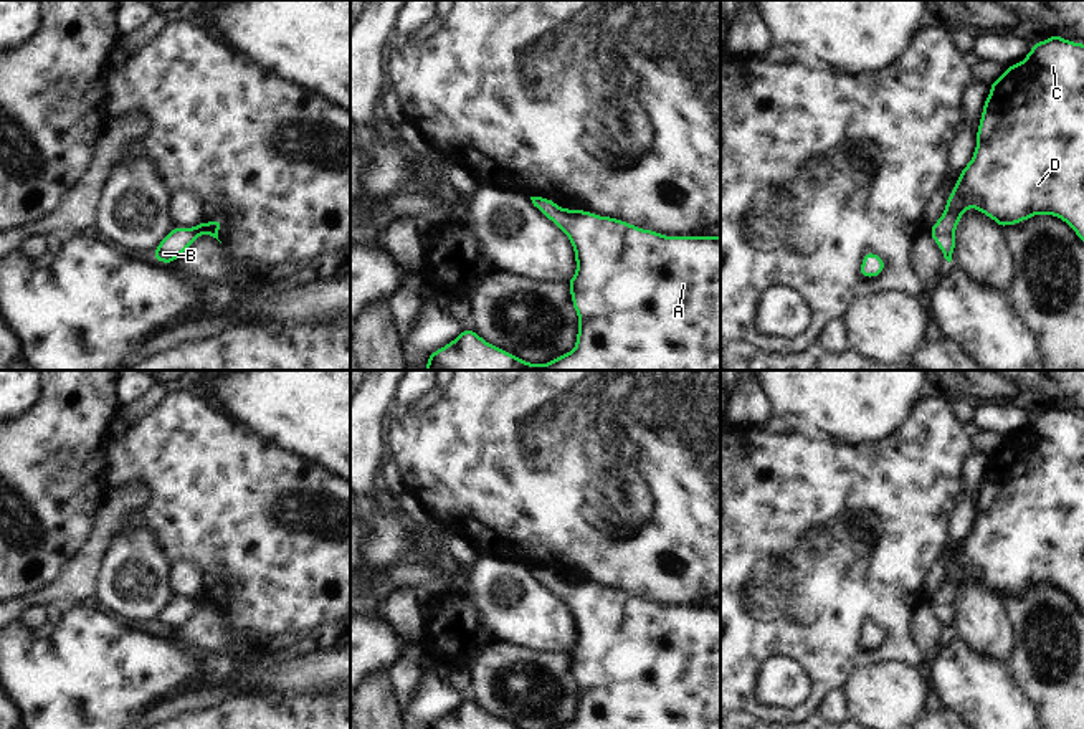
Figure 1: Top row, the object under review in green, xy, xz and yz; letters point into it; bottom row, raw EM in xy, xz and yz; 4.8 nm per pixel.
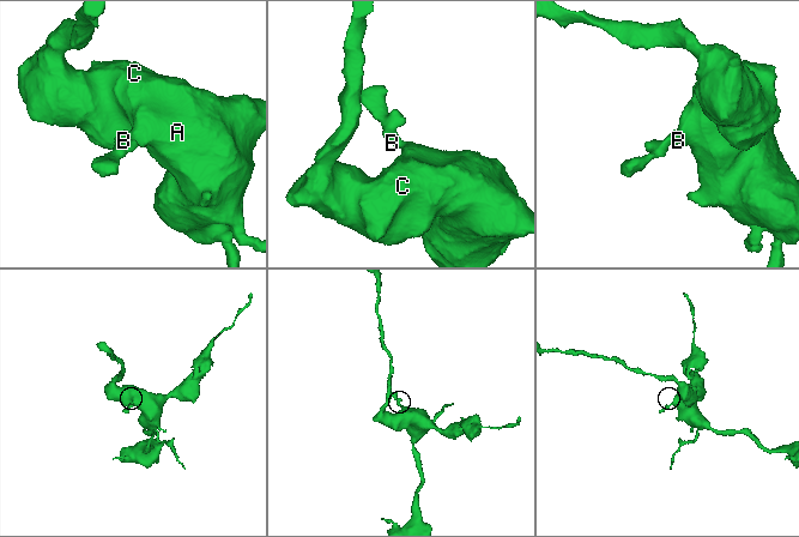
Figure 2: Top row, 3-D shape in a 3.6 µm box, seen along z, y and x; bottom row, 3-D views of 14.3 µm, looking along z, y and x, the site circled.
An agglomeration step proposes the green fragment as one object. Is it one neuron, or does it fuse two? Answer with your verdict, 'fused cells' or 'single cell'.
single cell

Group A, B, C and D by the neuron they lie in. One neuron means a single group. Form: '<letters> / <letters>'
A B C D

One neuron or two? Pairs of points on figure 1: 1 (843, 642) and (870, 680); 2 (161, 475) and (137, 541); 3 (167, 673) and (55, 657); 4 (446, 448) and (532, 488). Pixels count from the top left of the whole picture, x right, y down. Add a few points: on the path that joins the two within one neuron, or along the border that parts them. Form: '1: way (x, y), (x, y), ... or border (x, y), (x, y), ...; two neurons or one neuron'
1: border (899, 662), (863, 665), (843, 688); two neurons
2: border (116, 534), (133, 528), (146, 528), (166, 559); two neurons
3: way (139, 670), (83, 670); one neuron
4: way (468, 462), (506, 462), (511, 466); one neuron

